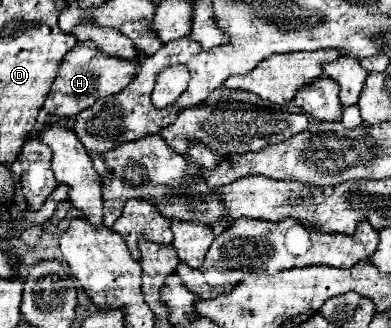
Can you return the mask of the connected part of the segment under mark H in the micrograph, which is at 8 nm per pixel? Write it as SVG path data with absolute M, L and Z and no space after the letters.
M77 44L59 66L59 74L51 86L51 96L45 100L45 110L49 114L71 118L77 116L87 106L93 106L99 98L117 94L123 90L131 78L137 74L139 66L131 66L131 62L119 62L119 58L111 58L109 54L99 54L99 48L95 44Z

